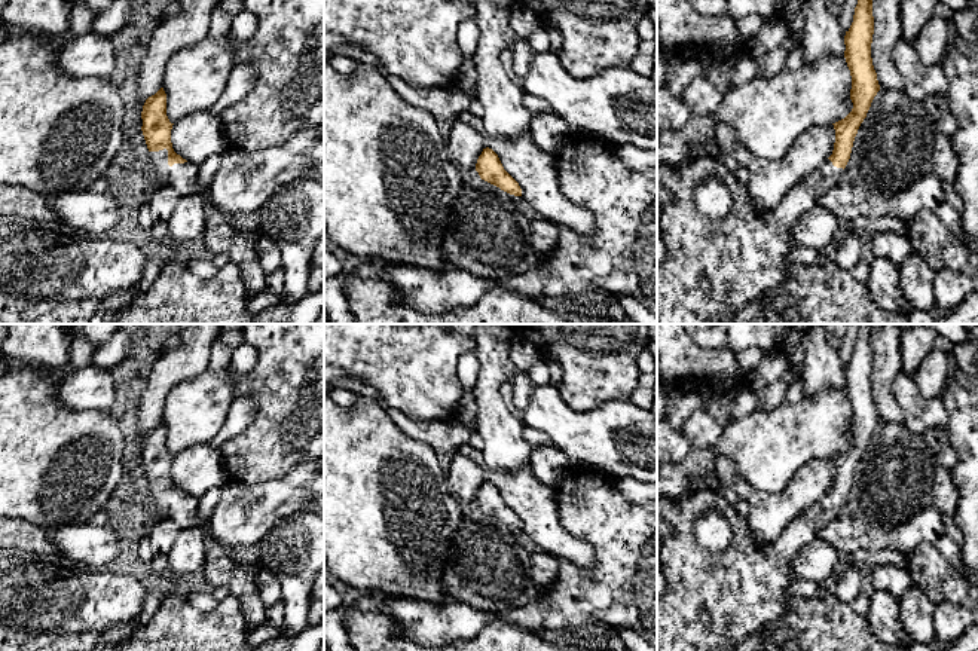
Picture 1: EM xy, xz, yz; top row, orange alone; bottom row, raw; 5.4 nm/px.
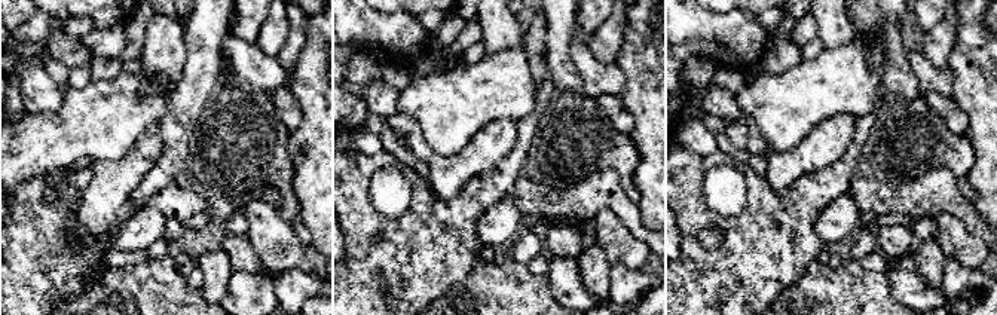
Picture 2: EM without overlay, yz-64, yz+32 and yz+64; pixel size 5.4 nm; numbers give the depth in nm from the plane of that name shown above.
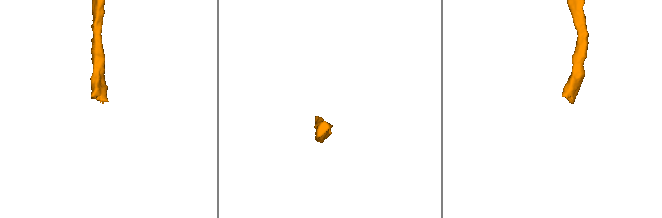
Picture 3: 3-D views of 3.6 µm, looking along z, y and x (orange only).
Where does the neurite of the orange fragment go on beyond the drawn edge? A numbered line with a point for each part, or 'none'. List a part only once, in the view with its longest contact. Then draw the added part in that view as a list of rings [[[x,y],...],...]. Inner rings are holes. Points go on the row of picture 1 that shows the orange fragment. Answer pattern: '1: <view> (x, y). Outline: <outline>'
1: xy (235, 235). Outline: [[[168,150],[149,152],[147,166],[165,183],[177,190],[181,198],[193,196],[199,193],[205,201],[205,227],[202,230],[207,250],[211,254],[224,254],[230,259],[230,263],[236,265],[241,271],[245,288],[251,294],[259,294],[268,287],[266,275],[257,262],[257,239],[260,238],[260,230],[257,227],[259,211],[241,213],[241,214],[226,214],[218,211],[211,204],[210,187],[201,187],[198,181],[199,166],[190,162],[168,165]]]

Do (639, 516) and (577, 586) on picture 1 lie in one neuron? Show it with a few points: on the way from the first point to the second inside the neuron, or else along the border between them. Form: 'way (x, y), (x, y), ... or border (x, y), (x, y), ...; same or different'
way (633, 535), (596, 572); same

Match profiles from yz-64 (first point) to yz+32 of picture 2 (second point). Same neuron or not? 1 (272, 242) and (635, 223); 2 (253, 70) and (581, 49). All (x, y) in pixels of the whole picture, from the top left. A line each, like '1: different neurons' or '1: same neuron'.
1: different neurons
2: same neuron

